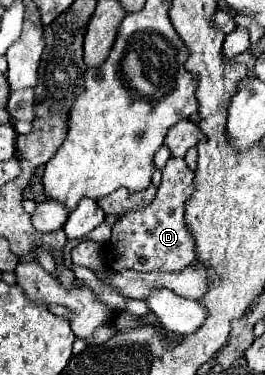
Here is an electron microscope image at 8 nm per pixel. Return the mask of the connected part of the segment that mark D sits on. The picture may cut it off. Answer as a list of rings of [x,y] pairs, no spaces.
[[[168,159],[164,171],[162,171],[162,185],[158,187],[158,193],[154,201],[138,211],[124,213],[112,227],[112,239],[106,247],[106,263],[108,269],[114,273],[136,269],[136,271],[166,271],[166,273],[178,273],[184,271],[188,265],[196,261],[196,241],[190,233],[190,227],[186,225],[186,203],[194,193],[194,177],[196,173],[186,165],[184,159]]]

